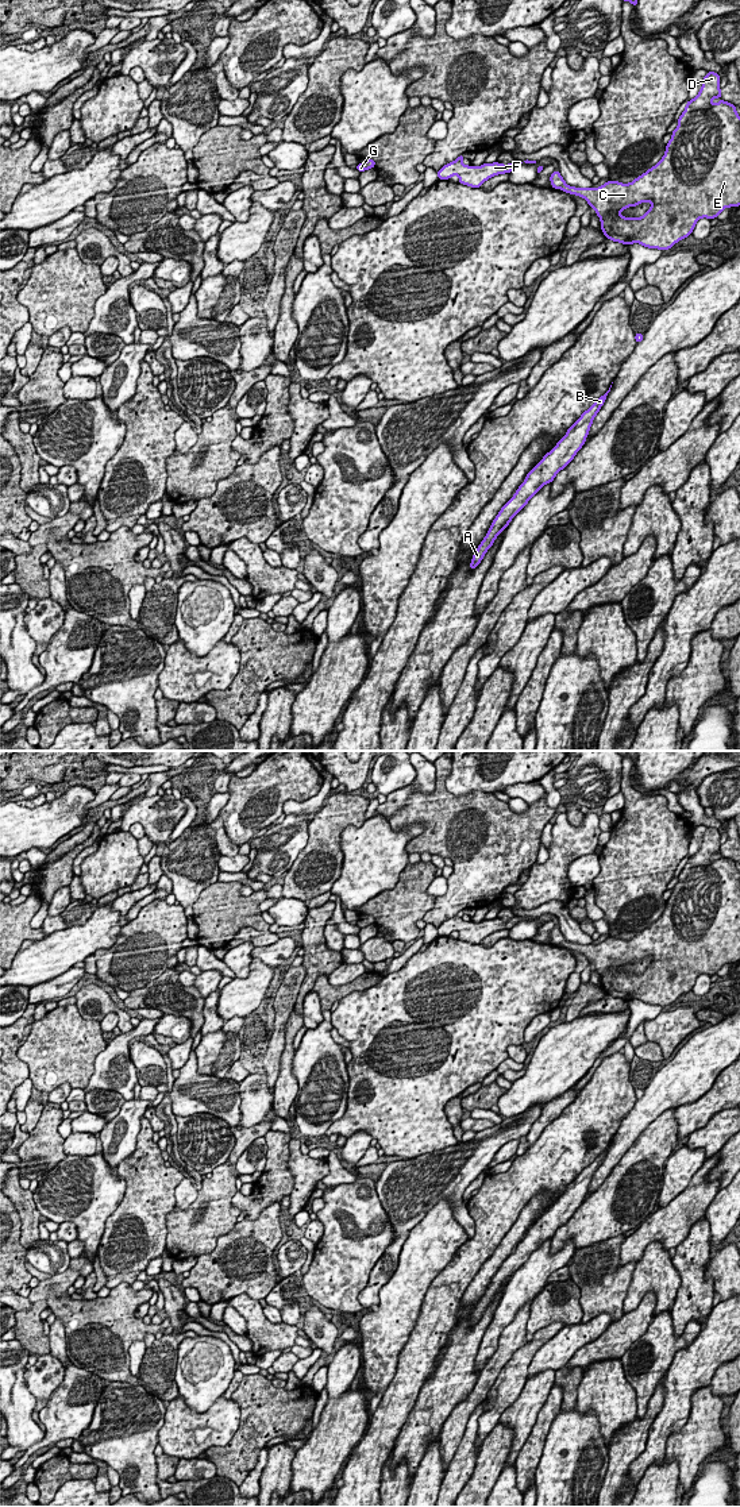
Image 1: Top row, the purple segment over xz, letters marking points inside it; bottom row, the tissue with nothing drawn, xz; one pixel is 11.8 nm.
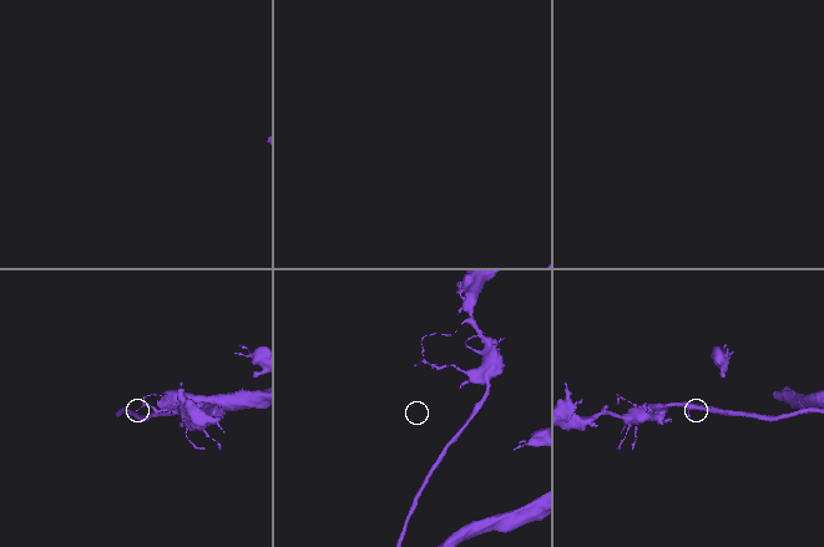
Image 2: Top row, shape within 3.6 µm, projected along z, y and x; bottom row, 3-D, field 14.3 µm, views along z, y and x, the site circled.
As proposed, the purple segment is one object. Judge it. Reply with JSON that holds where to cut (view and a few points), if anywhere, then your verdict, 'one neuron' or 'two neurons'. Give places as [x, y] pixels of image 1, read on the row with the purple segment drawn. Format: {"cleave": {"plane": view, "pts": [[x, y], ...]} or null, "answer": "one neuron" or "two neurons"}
{"cleave": {"plane": "xz", "pts": [[455, 160], [461, 162]]}, "answer": "two neurons"}

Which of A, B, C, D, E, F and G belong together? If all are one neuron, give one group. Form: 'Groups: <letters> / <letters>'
Groups: A B C D E F / G

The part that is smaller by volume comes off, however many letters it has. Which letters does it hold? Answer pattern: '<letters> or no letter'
G

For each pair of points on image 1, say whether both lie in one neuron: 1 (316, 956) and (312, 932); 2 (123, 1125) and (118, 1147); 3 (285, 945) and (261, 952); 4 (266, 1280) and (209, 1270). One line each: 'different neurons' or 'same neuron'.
1: same neuron
2: same neuron
3: same neuron
4: same neuron

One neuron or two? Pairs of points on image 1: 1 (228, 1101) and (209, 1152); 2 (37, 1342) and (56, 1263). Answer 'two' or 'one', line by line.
1: two
2: two

